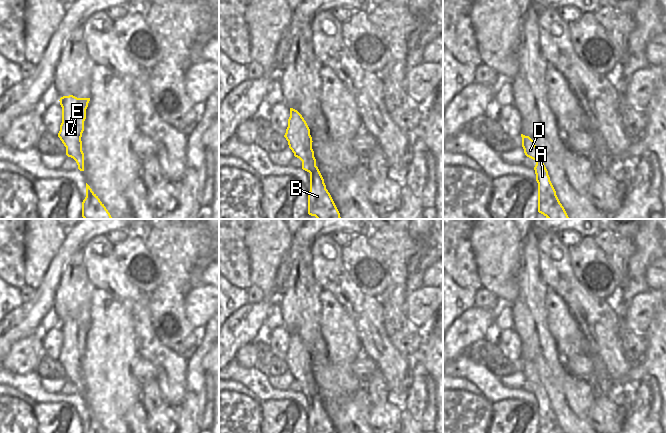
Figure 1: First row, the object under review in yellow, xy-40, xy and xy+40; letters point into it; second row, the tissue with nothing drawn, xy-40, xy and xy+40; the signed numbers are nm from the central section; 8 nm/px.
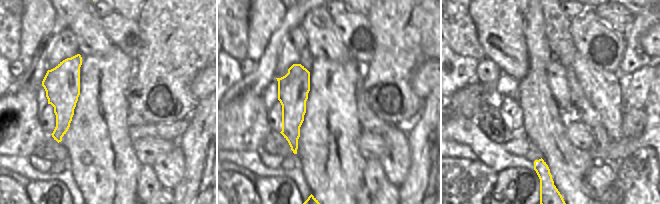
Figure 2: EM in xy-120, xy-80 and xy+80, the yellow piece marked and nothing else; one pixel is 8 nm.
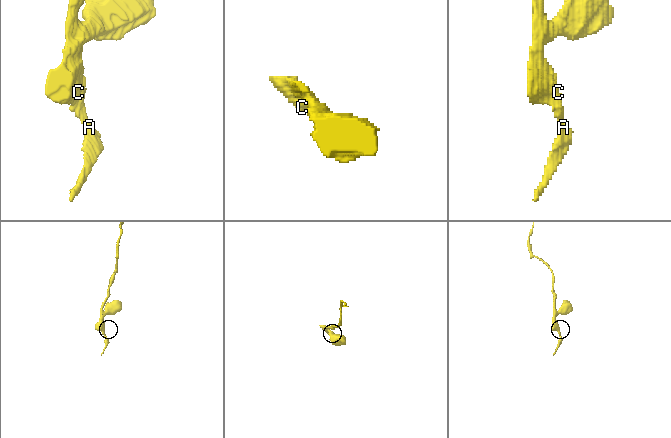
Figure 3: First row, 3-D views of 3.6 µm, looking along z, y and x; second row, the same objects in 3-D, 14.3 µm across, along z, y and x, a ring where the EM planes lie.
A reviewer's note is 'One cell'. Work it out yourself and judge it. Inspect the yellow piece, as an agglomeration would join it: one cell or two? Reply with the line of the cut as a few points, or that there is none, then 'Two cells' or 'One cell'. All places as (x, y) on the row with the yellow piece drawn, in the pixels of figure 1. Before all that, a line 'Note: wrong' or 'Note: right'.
Note: right
No split. One cell

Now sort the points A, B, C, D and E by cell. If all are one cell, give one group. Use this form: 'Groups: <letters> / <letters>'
Groups: A B C D E

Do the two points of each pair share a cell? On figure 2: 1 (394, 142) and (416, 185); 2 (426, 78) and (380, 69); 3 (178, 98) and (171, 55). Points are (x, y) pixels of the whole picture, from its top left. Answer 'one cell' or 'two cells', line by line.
1: two cells
2: two cells
3: one cell

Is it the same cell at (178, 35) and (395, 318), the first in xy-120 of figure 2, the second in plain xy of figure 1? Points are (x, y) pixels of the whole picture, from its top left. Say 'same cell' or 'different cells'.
same cell

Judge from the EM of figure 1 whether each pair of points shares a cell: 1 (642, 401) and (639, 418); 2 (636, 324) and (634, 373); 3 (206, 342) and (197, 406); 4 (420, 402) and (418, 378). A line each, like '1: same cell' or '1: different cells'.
1: same cell
2: different cells
3: same cell
4: same cell

